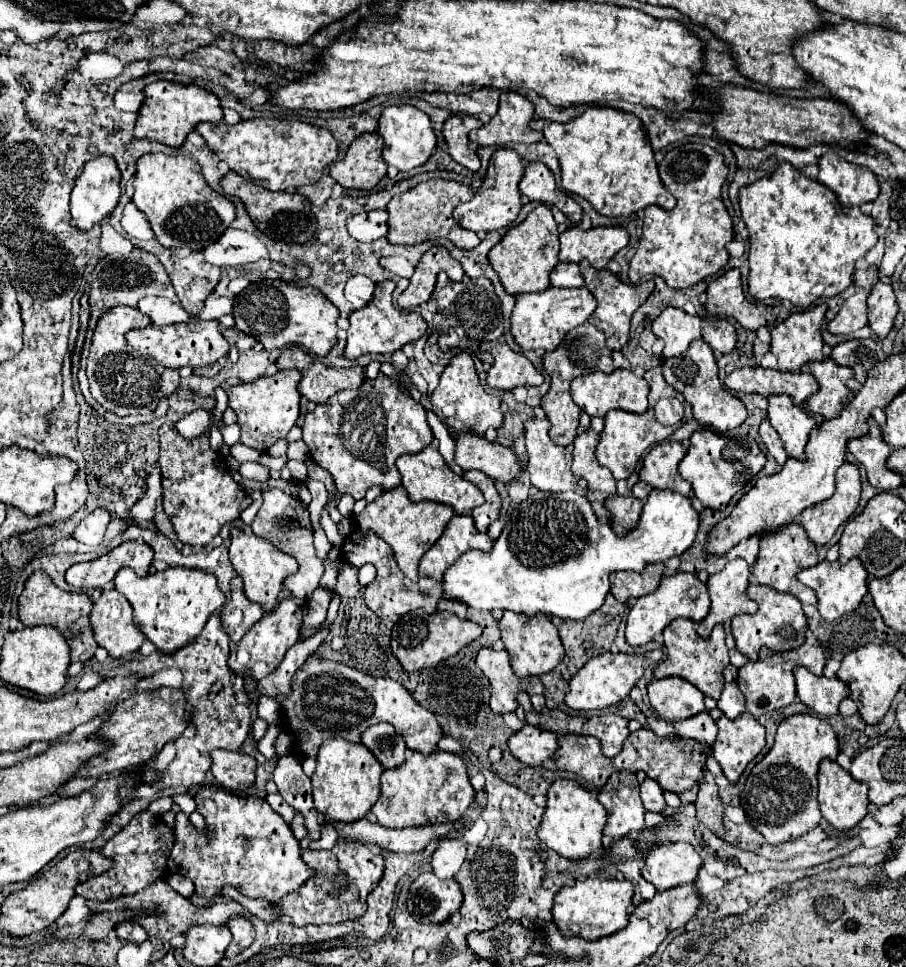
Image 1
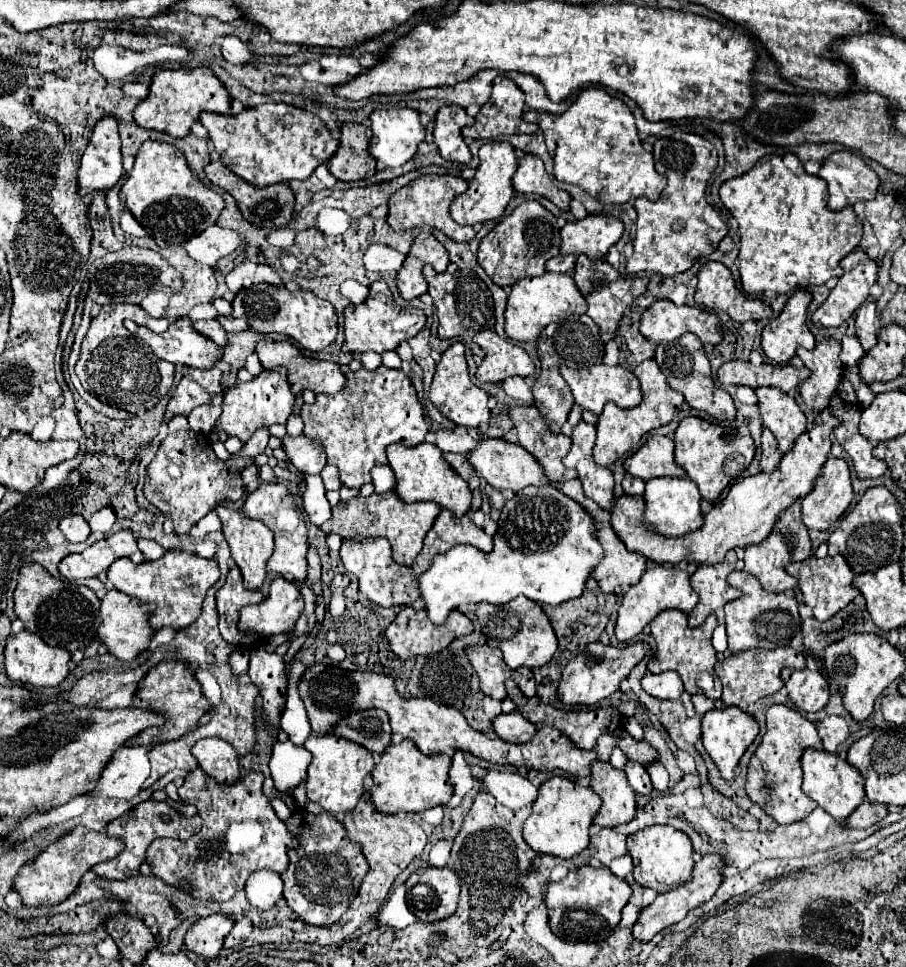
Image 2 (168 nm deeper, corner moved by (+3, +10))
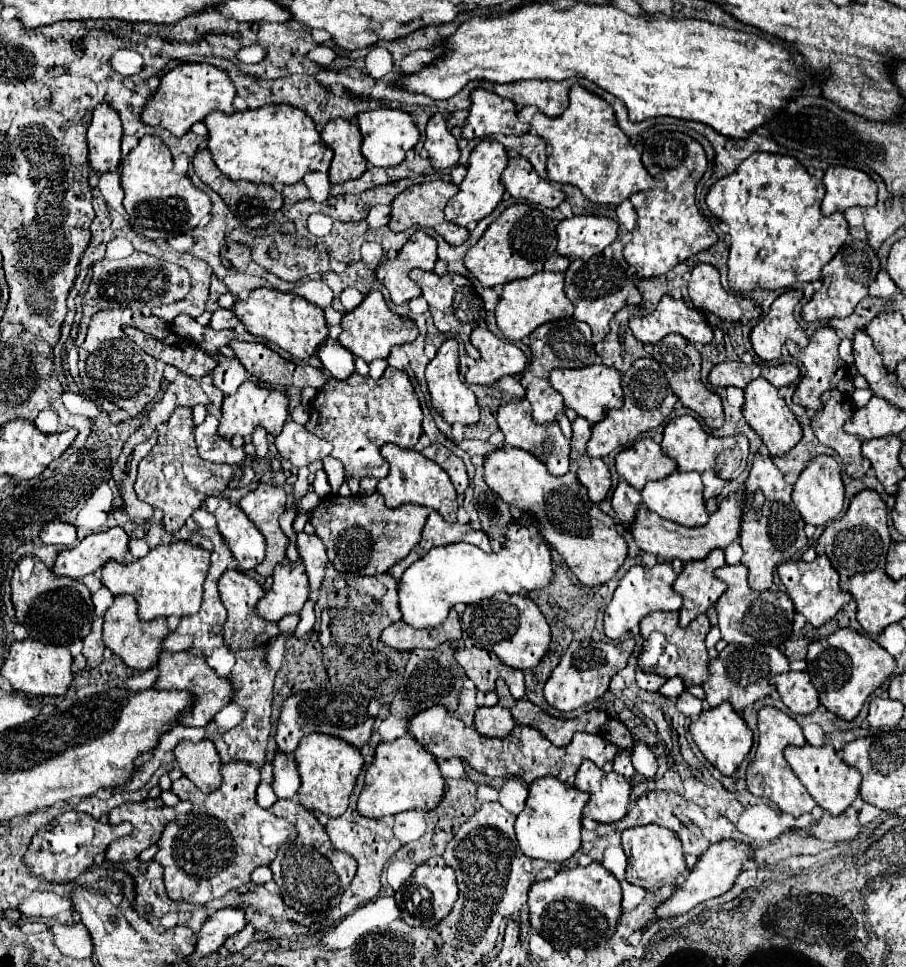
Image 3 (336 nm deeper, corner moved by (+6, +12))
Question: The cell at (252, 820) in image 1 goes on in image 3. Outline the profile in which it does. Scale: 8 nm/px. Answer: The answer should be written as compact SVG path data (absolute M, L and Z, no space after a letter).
M230 762L222 766L222 778L222 786L210 794L202 794L196 784L192 784L192 780L188 780L186 776L172 782L172 792L180 800L190 800L194 804L188 816L166 824L160 840L156 842L158 852L154 860L164 868L164 884L172 900L204 904L212 898L222 898L226 892L250 882L250 874L254 868L270 866L278 854L280 844L296 840L296 830L292 824L272 816L270 810L260 808L256 802L256 790L260 786L260 768L244 762Z

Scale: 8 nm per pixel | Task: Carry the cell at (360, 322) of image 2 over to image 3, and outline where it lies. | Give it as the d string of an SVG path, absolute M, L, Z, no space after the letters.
M372 290L372 292L366 294L366 298L362 300L362 304L358 308L344 314L340 344L346 350L350 350L354 356L360 356L362 360L366 360L370 364L374 358L386 358L390 354L392 346L412 342L412 340L416 340L416 336L418 336L416 324L410 318L398 316L396 312L392 312L386 306L386 300L384 300L382 292Z

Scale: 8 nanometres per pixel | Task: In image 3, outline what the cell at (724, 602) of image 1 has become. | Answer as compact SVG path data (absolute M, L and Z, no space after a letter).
M712 550L704 560L688 562L674 582L676 592L682 594L684 606L680 610L680 626L688 626L698 614L704 614L724 594L726 586L714 576L714 570L724 566L724 552Z

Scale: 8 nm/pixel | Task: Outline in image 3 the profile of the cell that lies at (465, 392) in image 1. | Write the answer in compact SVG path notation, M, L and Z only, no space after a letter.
M454 338L446 340L440 348L434 360L430 360L428 368L426 368L426 382L428 382L428 390L430 390L430 398L432 398L432 406L434 410L448 422L460 422L460 424L476 424L480 418L480 406L476 402L476 396L470 388L464 386L464 382L460 380L458 374L458 342Z

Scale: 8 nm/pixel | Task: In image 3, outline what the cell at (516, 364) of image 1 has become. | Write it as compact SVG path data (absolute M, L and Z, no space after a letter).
M476 328L470 342L480 350L480 360L466 372L466 382L470 384L494 384L502 376L522 374L526 368L526 356L512 342L506 342L488 328Z

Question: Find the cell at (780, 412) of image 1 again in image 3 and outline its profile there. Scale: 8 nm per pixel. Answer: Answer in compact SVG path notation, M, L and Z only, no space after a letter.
M758 378L752 384L746 386L744 390L746 394L746 404L744 404L744 418L746 422L760 434L760 438L764 440L764 444L768 446L772 456L782 456L786 454L790 448L794 448L798 444L798 440L802 438L802 428L798 424L798 418L794 416L794 412L786 406L784 398L778 396L778 390L768 384L768 380Z

